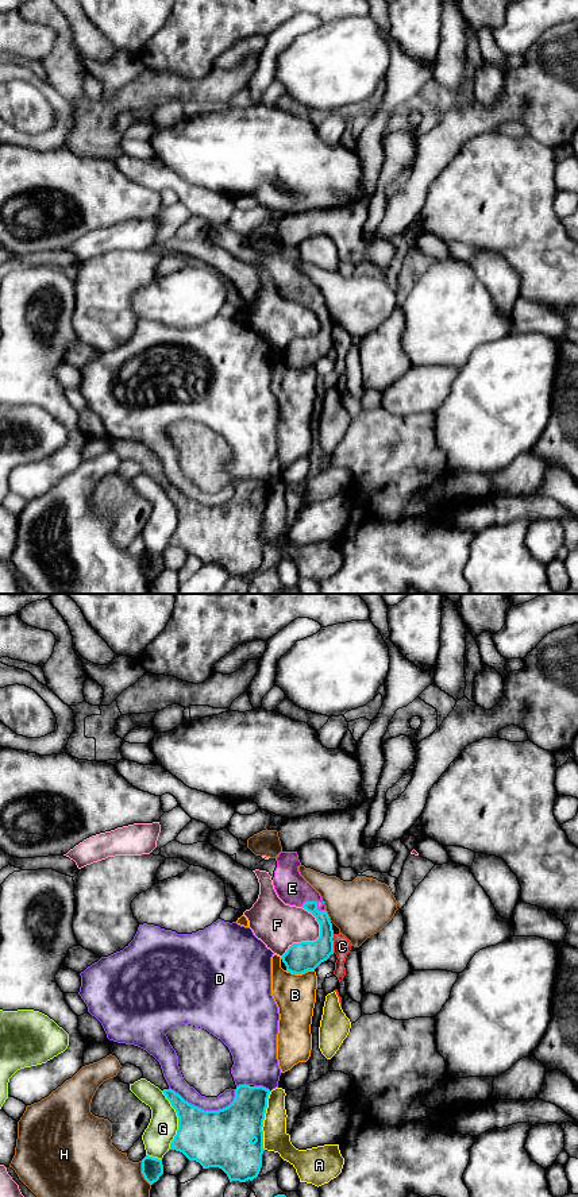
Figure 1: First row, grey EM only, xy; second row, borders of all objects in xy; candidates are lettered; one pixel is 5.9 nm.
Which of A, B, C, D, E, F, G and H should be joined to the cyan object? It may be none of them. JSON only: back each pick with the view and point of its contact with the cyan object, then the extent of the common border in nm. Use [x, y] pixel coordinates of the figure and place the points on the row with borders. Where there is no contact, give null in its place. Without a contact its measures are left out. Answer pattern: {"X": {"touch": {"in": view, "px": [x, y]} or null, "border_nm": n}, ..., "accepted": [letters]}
{"E": {"touch": {"in": "xy", "px": [315, 902]}, "border_nm": 150}, "accepted": ["E"]}

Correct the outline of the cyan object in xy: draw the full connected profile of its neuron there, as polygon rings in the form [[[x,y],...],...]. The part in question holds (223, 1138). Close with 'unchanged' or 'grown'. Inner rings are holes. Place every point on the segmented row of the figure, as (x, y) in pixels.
[[[239,1085],[234,1101],[219,1111],[204,1111],[185,1101],[172,1089],[162,1090],[178,1116],[177,1135],[169,1150],[182,1152],[189,1161],[199,1162],[203,1169],[221,1169],[230,1182],[253,1181],[262,1167],[263,1120],[270,1090],[263,1086]]]; unchanged

